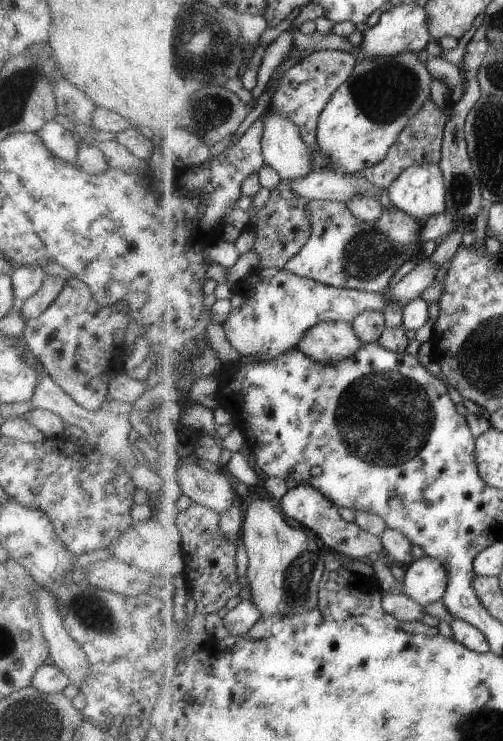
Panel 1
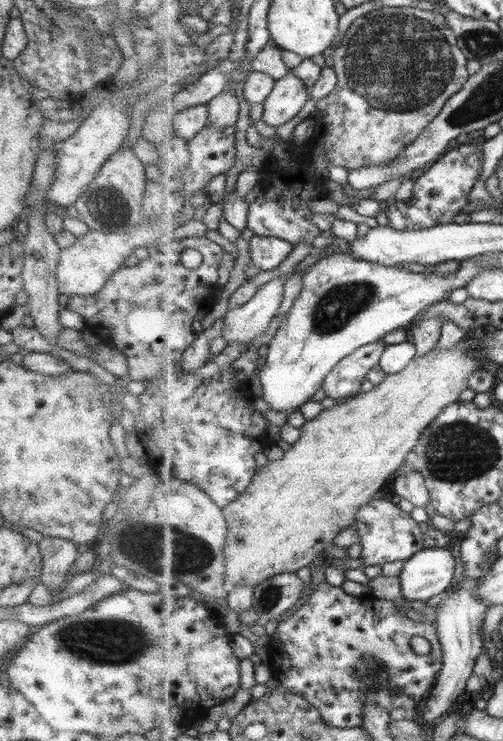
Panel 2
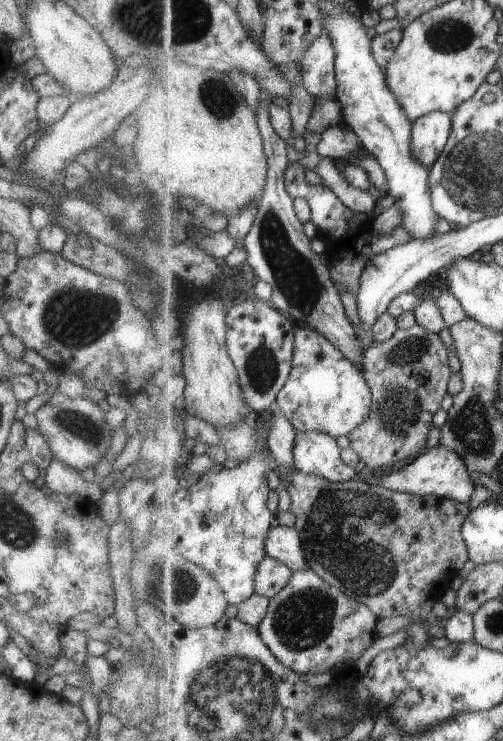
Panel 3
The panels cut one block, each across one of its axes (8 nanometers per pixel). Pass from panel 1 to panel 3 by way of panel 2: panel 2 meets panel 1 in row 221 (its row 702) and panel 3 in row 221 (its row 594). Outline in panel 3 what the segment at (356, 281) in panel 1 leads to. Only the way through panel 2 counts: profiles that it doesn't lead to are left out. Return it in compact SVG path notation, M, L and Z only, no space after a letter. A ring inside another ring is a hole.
M297 162L290 163L289 168L286 170L286 189L290 192L293 198L304 198L308 204L311 211L310 221L317 228L318 238L325 244L325 252L321 254L323 262L331 269L331 276L336 284L336 287L340 292L350 292L354 295L355 300L358 298L358 290L361 286L361 277L363 271L366 269L368 262L377 255L381 253L386 253L388 250L395 248L397 245L404 245L408 243L414 236L410 233L410 230L405 228L405 225L401 224L390 230L389 232L379 232L376 228L372 226L373 219L371 223L361 227L355 227L352 230L351 222L355 213L345 206L345 203L333 192L332 188L329 188L325 184L319 184L314 182L309 182L306 179L307 170L297 164Z

